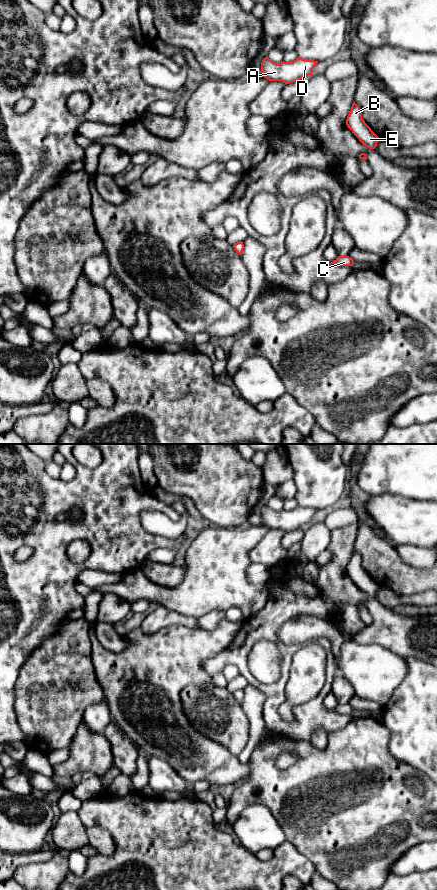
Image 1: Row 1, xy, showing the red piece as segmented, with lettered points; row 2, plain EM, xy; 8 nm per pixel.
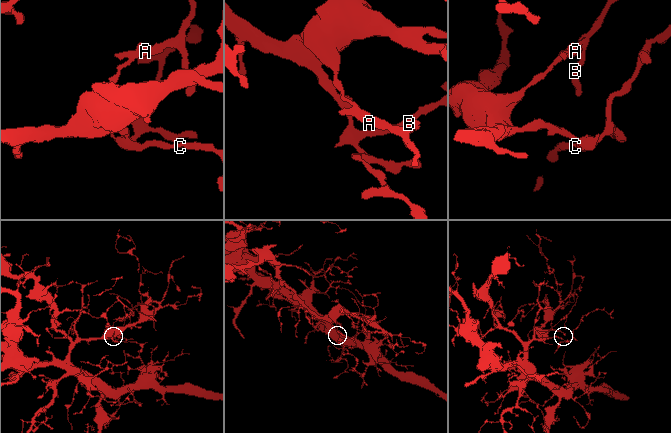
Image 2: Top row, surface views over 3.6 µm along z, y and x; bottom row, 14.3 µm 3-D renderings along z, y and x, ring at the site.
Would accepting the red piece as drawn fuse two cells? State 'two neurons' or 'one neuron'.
one neuron

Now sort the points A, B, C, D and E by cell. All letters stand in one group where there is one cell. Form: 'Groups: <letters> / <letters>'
Groups: A B C D E

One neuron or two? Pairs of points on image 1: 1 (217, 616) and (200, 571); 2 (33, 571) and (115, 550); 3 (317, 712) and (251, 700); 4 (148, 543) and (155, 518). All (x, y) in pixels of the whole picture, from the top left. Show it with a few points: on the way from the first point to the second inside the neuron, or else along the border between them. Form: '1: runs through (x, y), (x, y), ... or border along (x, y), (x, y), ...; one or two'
1: border along (225, 611), (211, 610), (197, 620); two
2: runs through (53, 571), (68, 571), (95, 561); one
3: border along (250, 683), (264, 695), (263, 720), (266, 725); two
4: border along (140, 512), (140, 523), (146, 530), (173, 541); two

